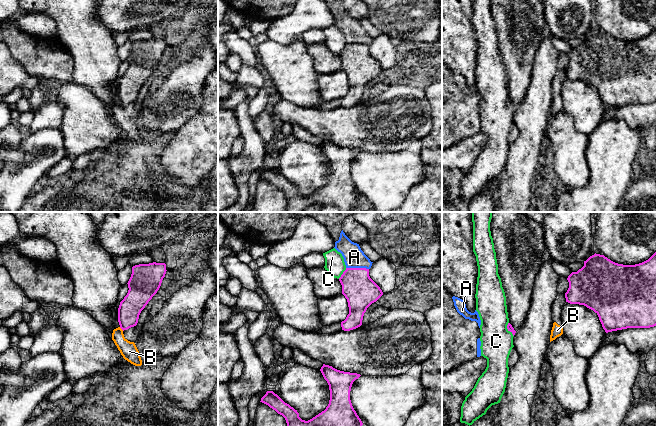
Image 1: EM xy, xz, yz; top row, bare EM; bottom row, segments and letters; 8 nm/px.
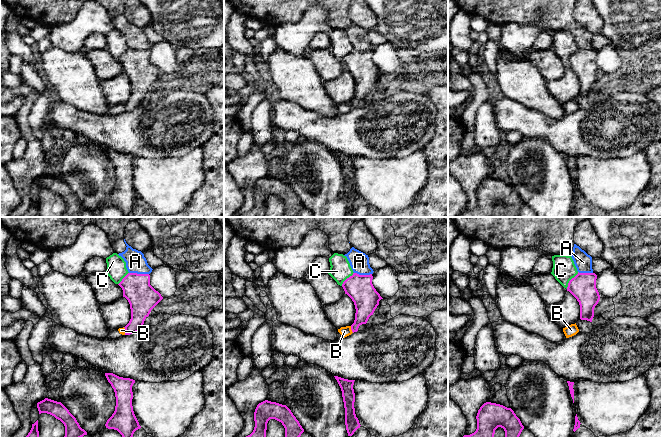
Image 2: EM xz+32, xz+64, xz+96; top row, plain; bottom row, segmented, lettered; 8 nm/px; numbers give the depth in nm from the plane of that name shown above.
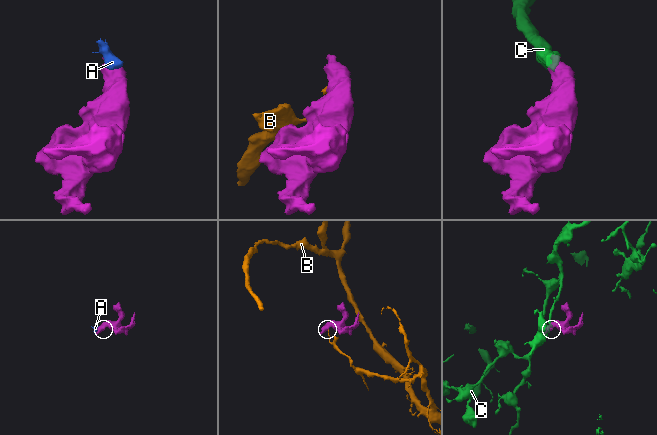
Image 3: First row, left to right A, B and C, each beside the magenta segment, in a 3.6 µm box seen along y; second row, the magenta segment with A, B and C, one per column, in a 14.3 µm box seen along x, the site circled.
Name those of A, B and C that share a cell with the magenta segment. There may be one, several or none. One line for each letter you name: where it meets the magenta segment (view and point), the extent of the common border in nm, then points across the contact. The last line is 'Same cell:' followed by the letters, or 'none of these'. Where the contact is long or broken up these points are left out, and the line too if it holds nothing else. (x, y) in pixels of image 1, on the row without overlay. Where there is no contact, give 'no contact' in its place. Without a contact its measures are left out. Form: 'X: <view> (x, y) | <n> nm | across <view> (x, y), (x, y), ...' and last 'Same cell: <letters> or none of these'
Same cell: none of these

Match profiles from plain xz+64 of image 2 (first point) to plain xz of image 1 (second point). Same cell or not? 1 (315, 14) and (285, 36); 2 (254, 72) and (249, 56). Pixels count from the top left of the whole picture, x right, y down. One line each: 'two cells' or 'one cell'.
1: one cell
2: two cells

